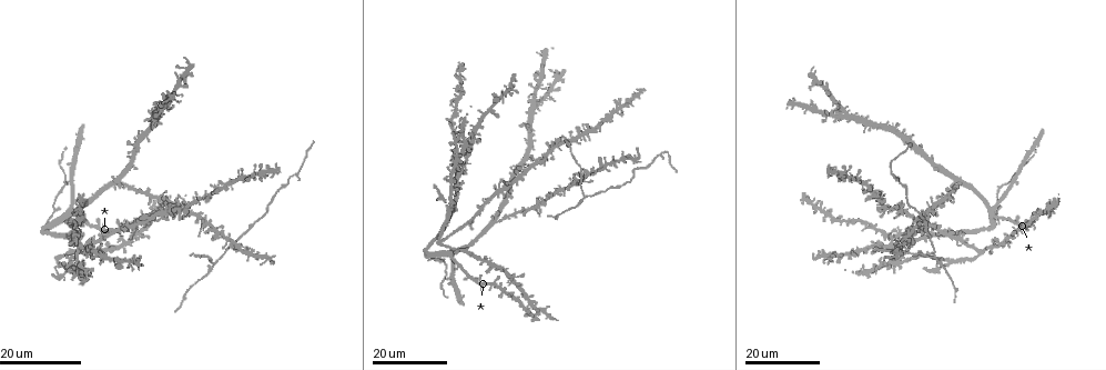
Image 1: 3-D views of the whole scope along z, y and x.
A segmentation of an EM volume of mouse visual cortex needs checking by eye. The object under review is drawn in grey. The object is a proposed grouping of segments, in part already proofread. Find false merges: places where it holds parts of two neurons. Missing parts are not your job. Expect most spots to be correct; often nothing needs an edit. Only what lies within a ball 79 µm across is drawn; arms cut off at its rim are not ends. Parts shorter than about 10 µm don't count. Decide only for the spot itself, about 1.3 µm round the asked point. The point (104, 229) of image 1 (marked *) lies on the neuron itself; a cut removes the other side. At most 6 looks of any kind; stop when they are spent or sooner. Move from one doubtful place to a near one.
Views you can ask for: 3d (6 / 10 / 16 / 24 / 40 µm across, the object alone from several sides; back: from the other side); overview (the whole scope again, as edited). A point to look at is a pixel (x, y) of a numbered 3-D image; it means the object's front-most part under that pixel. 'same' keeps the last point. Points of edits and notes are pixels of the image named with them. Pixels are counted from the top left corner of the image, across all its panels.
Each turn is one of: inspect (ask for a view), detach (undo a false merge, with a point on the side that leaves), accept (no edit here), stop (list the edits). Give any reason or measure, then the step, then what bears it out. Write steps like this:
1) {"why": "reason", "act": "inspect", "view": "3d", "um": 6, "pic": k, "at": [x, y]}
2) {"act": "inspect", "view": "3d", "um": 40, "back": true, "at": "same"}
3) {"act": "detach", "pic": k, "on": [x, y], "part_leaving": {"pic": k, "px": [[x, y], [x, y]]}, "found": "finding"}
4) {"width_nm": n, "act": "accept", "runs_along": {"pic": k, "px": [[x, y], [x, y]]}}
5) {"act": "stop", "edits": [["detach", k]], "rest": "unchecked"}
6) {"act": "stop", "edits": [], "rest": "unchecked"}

{"why": "four or more arms meet", "act": "inspect", "view": "3d", "um": 24, "pic": 1, "at": [897, 265]}

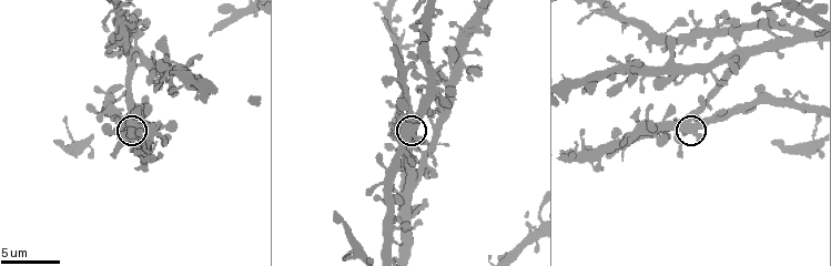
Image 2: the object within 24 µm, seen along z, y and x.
{"act": "inspect", "view": "3d", "um": 10, "pic": 2, "at": [403, 134]}

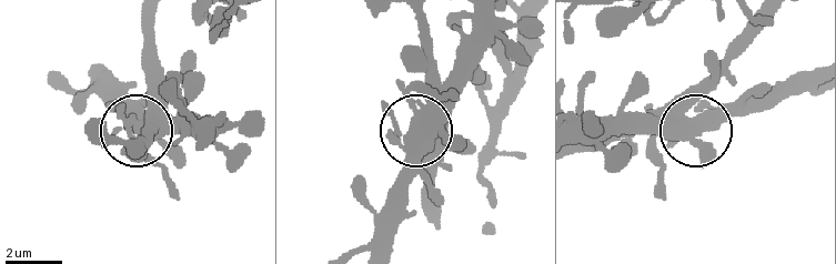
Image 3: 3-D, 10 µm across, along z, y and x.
{"arms": 5, "act": "accept", "found": "continuous, no second neuron"}

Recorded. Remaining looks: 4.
{"act": "inspect", "view": "3d", "um": 10, "pic": 2, "at": [736, 49]}

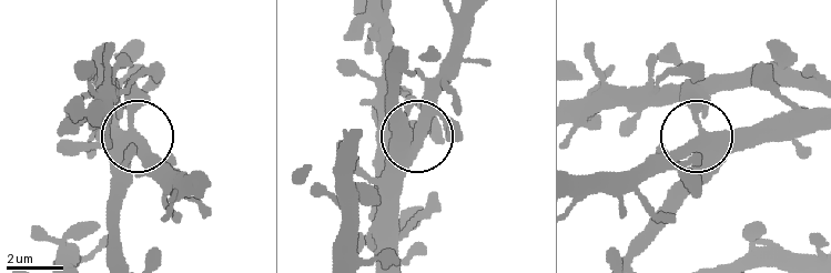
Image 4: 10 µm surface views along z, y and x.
{"act": "accept", "runs_along": {"pic": 4, "px": [[816, 117], [695, 135], [647, 179]]}, "found": "continuous, no second neuron"}

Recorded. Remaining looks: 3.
{"why": "looks like a crossing", "act": "inspect", "view": "3d", "um": 16, "pic": 1, "at": [909, 236]}

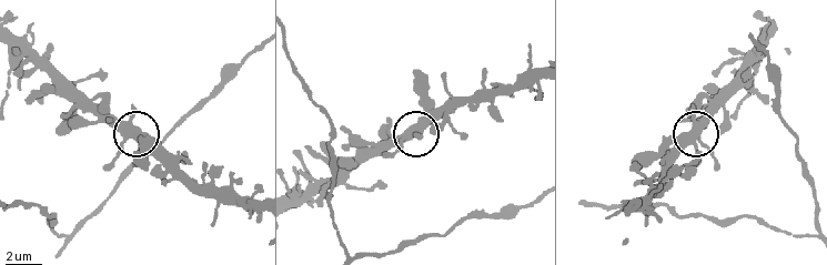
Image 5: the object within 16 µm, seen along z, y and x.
{"act": "inspect", "view": "3d", "um": 6, "pic": 5, "at": [129, 138]}

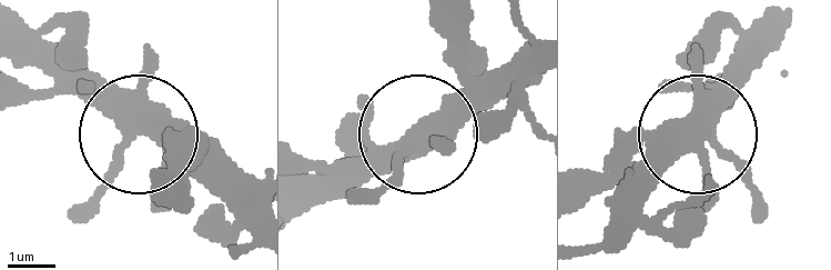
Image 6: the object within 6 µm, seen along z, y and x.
{"side_arm_um": 17, "act": "accept", "runs_along": {"pic": 6, "px": [[23, 22], [131, 118], [190, 133], [222, 162]]}, "found": "all the same neuron"}

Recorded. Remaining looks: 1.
{"act": "stop", "edits": [], "rest": "unchecked"}

